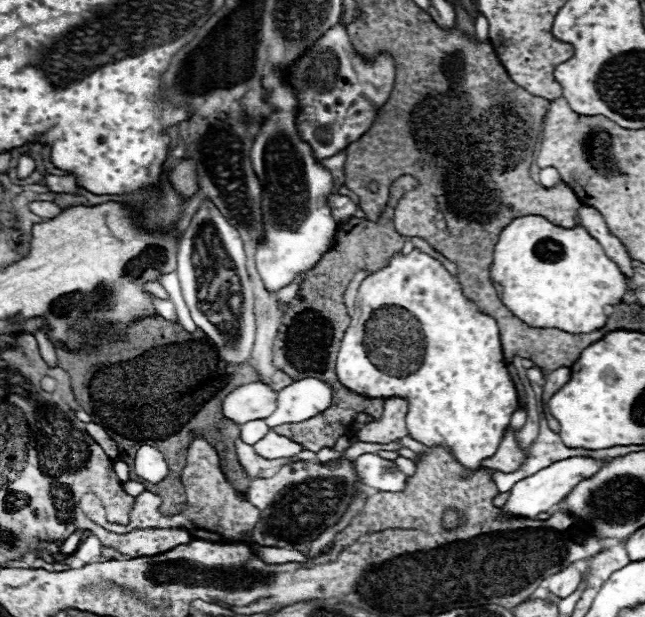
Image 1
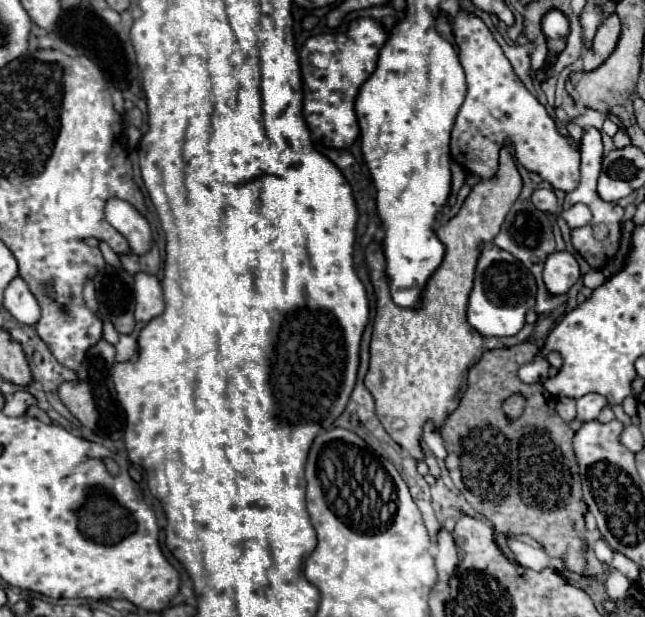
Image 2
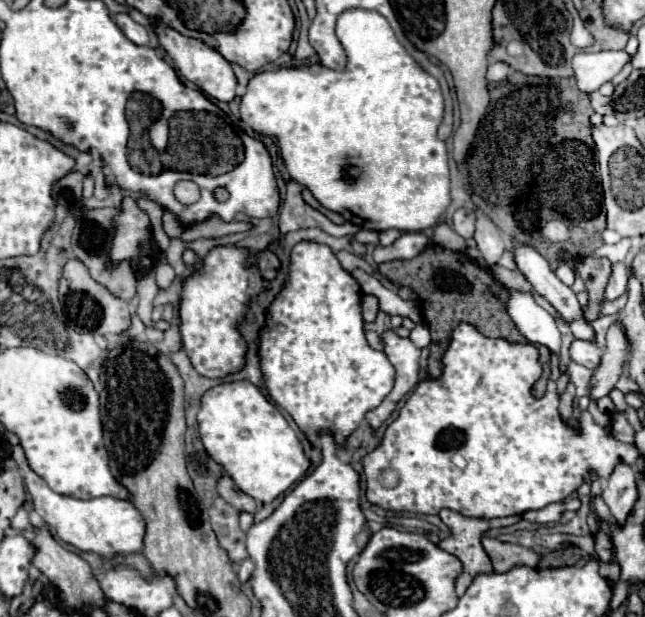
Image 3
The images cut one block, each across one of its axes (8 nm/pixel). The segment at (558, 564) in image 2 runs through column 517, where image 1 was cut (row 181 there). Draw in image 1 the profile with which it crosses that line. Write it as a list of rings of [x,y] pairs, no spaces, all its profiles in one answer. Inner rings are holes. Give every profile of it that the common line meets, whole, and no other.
[[[542,168],[540,170],[540,184],[542,186],[554,186],[558,182],[562,182],[562,178],[558,176],[558,172],[554,168]]]

